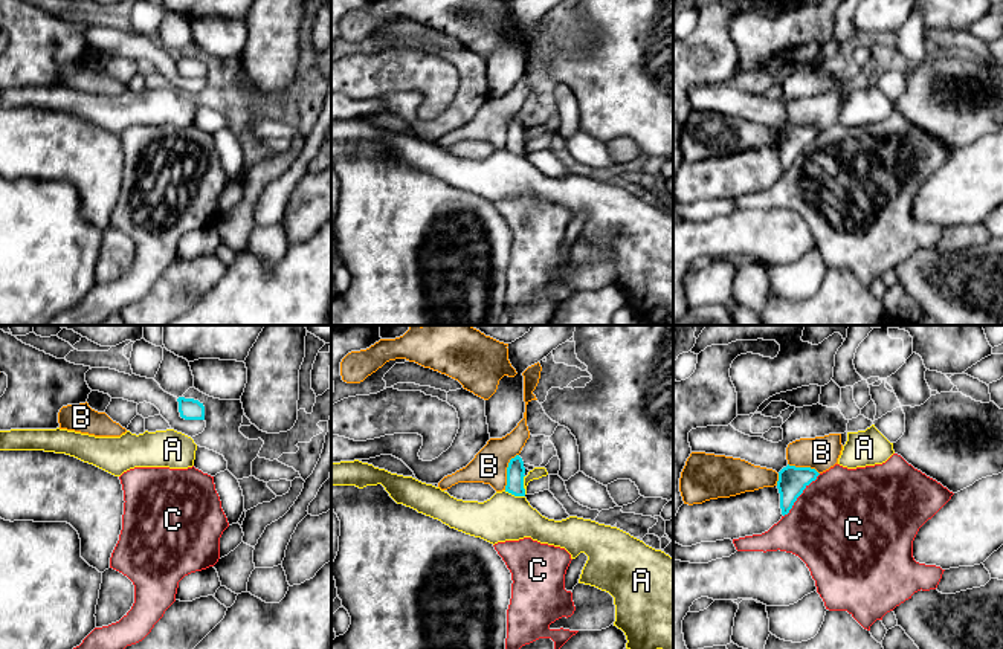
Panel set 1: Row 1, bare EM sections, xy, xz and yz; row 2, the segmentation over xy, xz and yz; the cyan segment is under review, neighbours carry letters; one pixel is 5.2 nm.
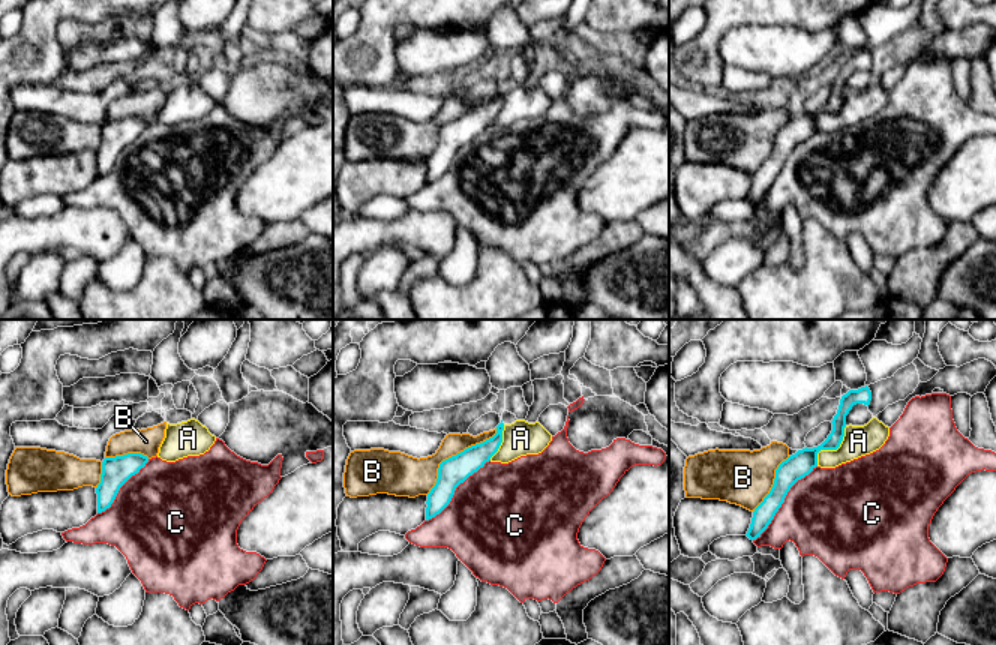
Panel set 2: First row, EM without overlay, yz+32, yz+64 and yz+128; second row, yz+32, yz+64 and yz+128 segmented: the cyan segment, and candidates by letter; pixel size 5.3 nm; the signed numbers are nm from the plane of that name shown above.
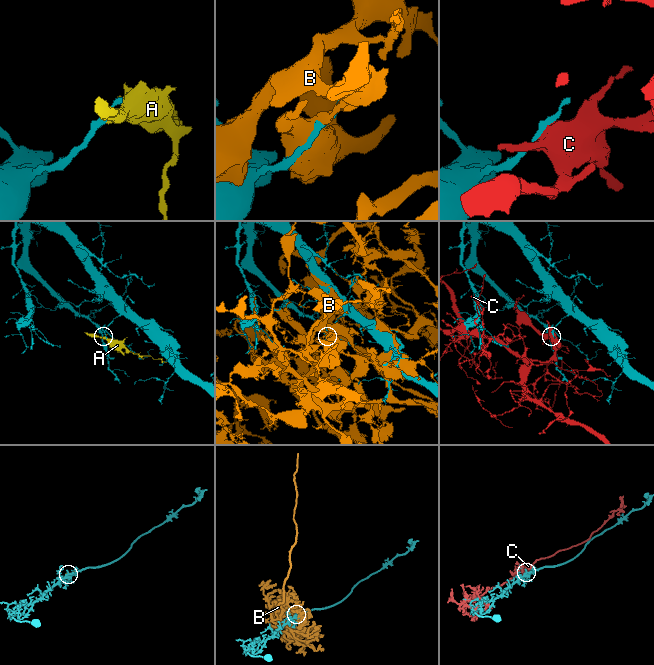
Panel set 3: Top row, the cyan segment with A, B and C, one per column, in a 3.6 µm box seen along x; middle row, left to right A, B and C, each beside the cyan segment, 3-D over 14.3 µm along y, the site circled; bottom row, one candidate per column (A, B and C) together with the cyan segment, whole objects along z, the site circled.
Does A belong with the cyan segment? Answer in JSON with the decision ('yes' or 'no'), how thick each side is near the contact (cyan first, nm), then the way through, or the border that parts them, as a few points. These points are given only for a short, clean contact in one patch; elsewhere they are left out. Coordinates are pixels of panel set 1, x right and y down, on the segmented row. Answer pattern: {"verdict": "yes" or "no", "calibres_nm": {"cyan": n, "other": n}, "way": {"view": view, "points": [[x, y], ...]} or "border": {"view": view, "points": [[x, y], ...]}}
{"verdict": "no", "calibres_nm": {"cyan": 100, "other": 240}, "border": {"view": "xz", "points": [[524, 475], [522, 495], [512, 495], [504, 490]]}}

